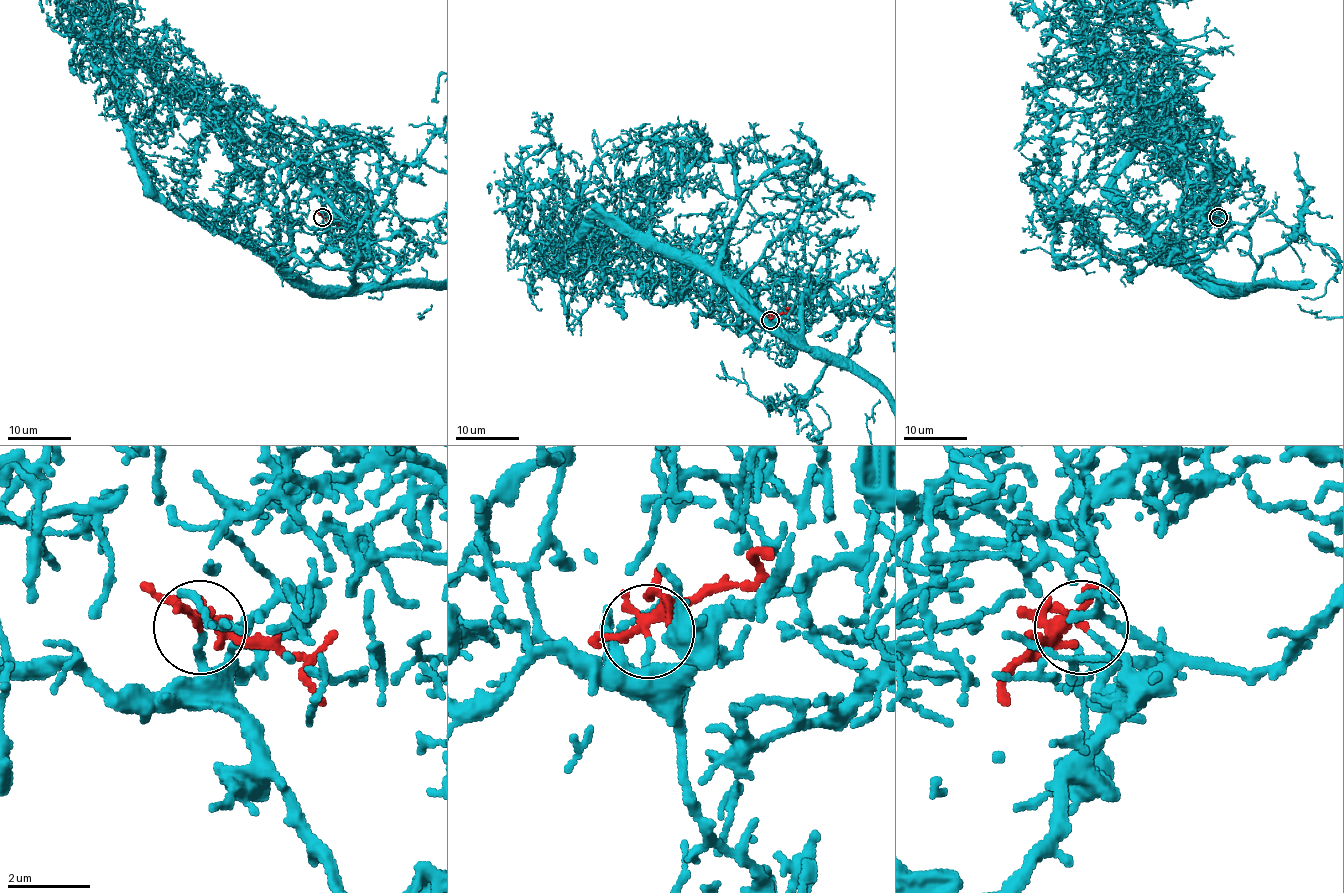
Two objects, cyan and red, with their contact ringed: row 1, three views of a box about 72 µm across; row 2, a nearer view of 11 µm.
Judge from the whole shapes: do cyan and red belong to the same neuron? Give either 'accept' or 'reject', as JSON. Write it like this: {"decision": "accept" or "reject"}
{"decision": "accept"}

